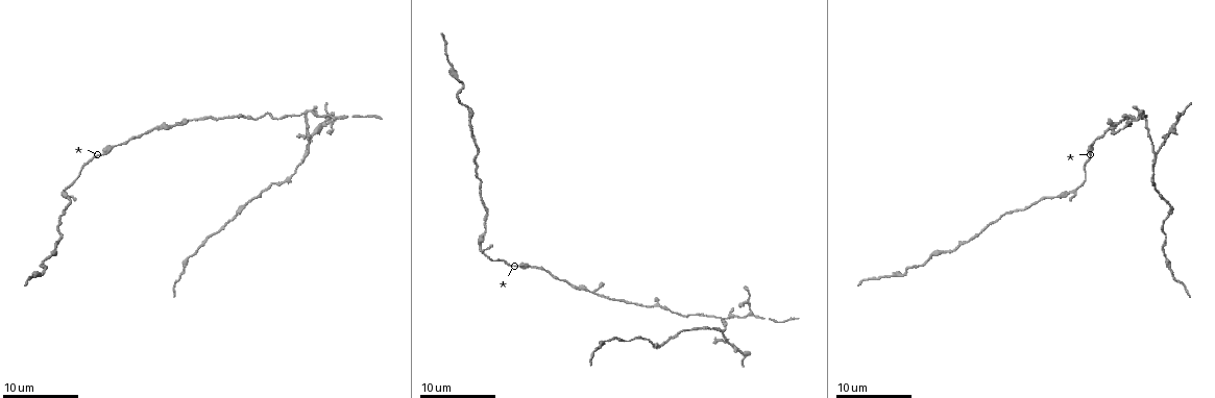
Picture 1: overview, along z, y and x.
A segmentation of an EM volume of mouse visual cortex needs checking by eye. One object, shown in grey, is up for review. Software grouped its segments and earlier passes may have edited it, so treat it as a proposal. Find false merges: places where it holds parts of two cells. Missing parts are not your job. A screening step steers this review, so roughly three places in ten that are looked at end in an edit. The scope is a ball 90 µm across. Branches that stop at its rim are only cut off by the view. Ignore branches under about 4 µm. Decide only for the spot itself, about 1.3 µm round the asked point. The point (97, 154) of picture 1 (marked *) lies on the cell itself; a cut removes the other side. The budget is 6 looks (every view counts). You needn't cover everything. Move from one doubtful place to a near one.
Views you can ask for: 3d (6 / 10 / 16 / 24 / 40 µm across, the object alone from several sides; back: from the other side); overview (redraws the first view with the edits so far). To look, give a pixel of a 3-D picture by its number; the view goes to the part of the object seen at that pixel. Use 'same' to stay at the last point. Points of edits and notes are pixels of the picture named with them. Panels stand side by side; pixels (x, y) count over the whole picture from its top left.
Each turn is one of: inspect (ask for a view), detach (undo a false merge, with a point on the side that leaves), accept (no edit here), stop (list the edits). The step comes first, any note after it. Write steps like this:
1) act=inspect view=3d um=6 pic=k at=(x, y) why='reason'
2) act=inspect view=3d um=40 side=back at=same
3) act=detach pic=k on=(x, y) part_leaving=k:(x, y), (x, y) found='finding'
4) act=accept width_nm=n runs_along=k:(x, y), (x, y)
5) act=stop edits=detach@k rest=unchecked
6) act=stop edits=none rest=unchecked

act=inspect view=3d um=10 pic=1 at=(478, 250)

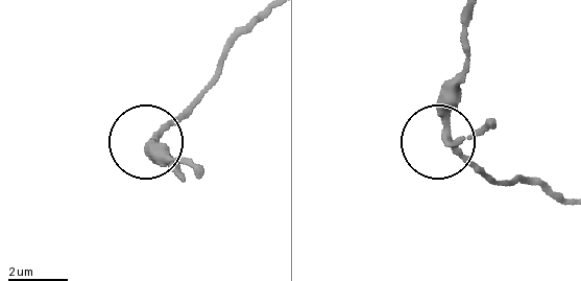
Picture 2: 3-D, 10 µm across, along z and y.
act=accept runs_along=2:(559, 201), (485, 179), (442, 136), (462, 48) found='continuous, no second cell'

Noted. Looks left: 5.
act=inspect view=3d um=10 pic=1 at=(586, 290) why='two arms at a narrow angle'

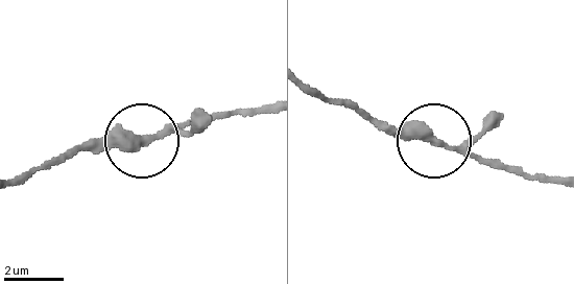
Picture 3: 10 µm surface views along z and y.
act=inspect view=3d um=6 pic=3 at=(144, 140)

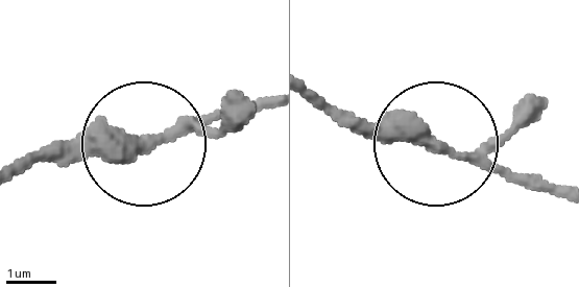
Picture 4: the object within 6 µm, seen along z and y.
act=accept arms=3 runs_along=4:(318, 97), (526, 180) found='continuous, no second cell'

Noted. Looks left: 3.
act=inspect view=3d um=10 pic=1 at=(306, 114) why='branch point'

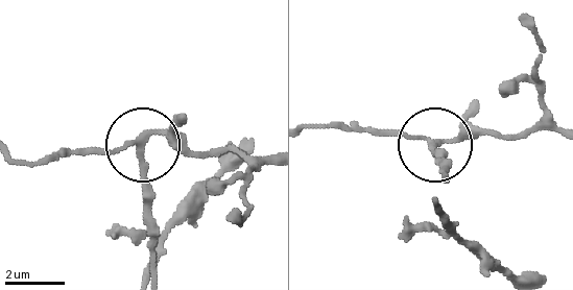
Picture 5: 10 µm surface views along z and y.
act=detach pic=5 on=(143, 183) part_leaving=5:(142, 142), (149, 273) found='two cells meet here'

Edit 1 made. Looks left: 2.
act=stop edits=detach@5 rest=unchecked

